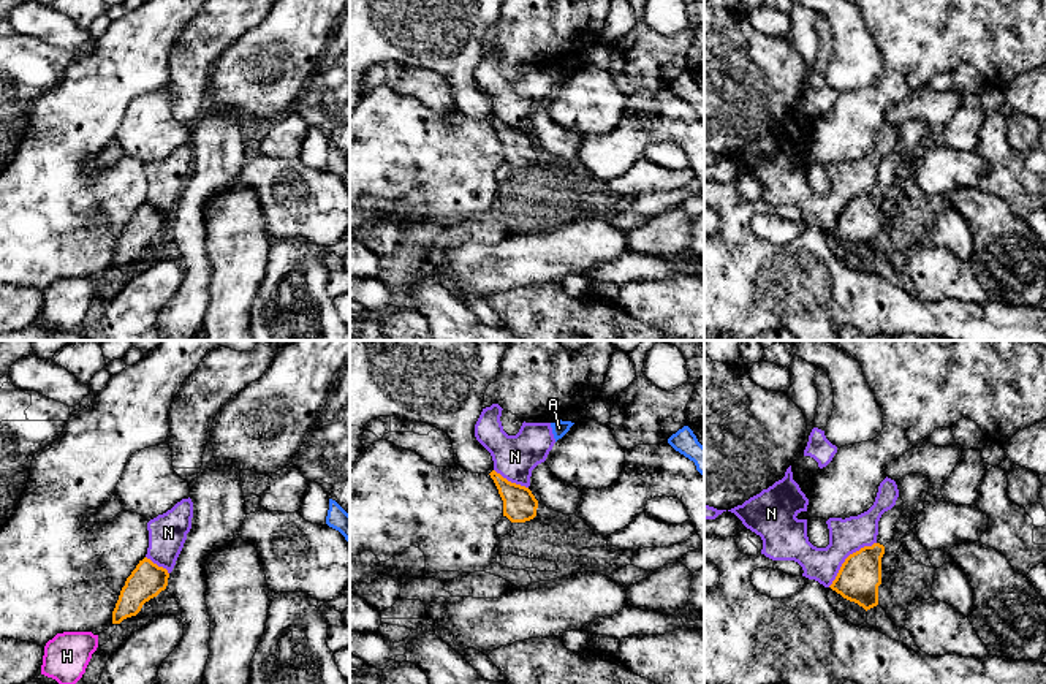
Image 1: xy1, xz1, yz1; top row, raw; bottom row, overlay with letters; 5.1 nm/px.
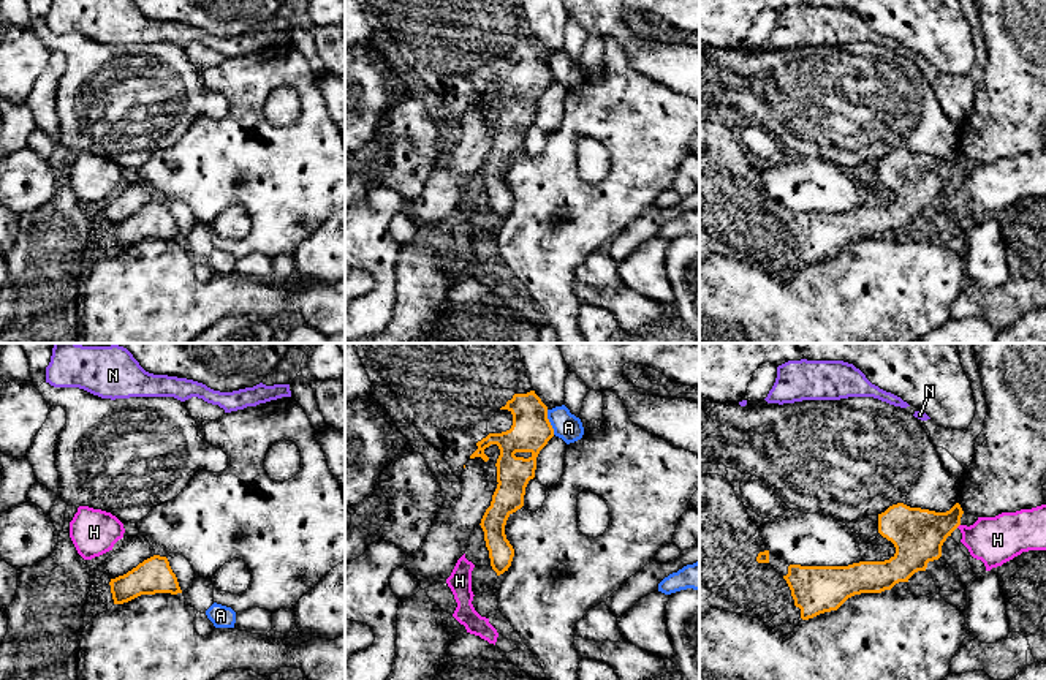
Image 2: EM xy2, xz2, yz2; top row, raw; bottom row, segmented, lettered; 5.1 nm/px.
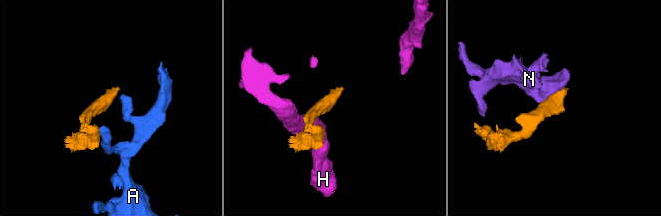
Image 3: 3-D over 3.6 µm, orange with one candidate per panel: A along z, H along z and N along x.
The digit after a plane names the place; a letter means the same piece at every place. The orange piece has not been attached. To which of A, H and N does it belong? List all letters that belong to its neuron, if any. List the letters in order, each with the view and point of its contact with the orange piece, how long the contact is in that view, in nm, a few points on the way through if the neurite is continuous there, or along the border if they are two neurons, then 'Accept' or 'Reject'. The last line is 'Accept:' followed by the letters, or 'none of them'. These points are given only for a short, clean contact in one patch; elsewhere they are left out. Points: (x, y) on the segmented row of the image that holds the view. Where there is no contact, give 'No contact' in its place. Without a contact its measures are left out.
A: Touches orange at xz2 (549, 423). Shared border 130 nm. Boundary: xz2 (546, 410), (546, 418), (554, 434). Reject
H: Touches orange at yz2 (958, 525). Shared border 30 nm. Boundary: yz2 (959, 524), (956, 527). Reject
N: Touches orange at yz1 (847, 558). Shared border 340 nm. Boundary: yz1 (875, 542), (853, 551), (828, 586). Reject
Accept: none of them

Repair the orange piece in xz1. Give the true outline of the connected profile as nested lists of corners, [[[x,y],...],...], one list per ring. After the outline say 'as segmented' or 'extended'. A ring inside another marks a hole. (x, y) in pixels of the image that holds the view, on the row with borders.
[[[495,470],[489,475],[503,500],[503,516],[511,522],[525,522],[536,516],[538,500],[529,488],[508,481]]]; as segmented

